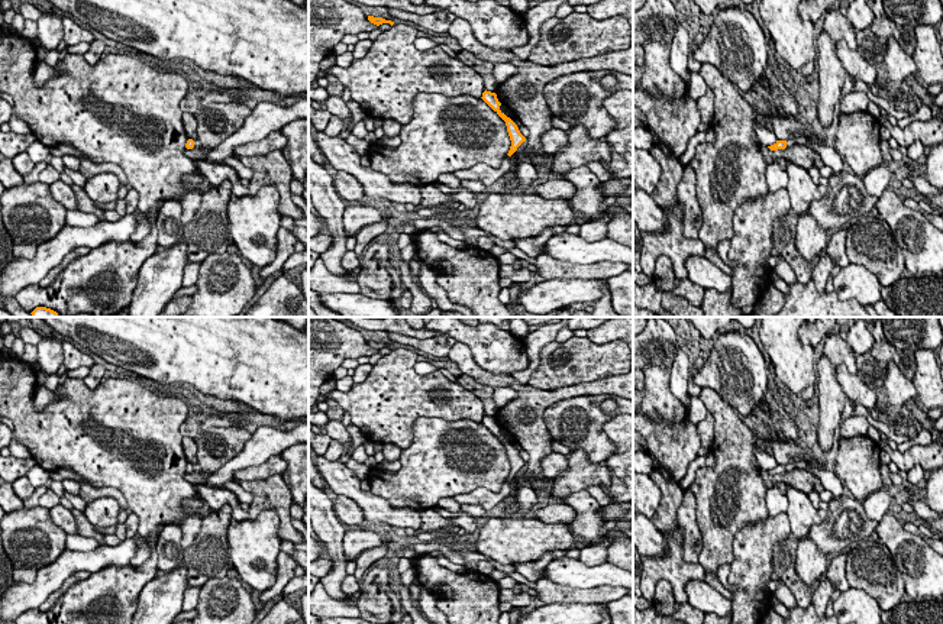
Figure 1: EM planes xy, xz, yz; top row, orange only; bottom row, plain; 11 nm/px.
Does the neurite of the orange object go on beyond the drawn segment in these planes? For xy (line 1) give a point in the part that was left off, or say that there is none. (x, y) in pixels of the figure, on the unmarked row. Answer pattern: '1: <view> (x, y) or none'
1: none

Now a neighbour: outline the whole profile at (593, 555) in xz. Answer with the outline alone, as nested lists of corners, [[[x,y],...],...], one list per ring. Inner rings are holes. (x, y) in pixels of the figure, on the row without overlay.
[[[604,540],[600,544],[591,544],[591,546],[582,547],[579,550],[578,560],[587,566],[595,566],[600,563],[605,563],[605,562],[608,562],[607,560],[607,557],[608,557],[607,549],[610,544],[611,544],[611,540]]]

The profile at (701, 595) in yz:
[[[690,581],[685,585],[688,604],[704,614],[713,612],[718,617],[733,614],[732,599],[724,598],[705,581]]]

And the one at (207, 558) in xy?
[[[229,505],[211,510],[201,520],[200,531],[193,544],[184,550],[184,565],[190,586],[203,586],[211,578],[223,578],[233,572],[226,537],[232,521]]]

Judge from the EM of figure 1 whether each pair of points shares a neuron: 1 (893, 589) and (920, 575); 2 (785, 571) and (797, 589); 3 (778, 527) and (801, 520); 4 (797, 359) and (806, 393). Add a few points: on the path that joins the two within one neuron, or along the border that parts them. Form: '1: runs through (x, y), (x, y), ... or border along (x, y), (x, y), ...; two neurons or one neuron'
1: border along (890, 552), (901, 574), (906, 591); two neurons
2: runs through (788, 575), (795, 585); one neuron
3: border along (785, 513), (791, 532); two neurons
4: runs through (797, 368), (801, 384); one neuron

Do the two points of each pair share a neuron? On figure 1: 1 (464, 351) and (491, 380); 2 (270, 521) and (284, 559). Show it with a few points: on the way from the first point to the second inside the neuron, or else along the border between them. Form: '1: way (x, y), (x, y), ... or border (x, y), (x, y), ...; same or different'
1: way (464, 359), (483, 377); same
2: border (280, 550), (275, 581), (273, 584); different

